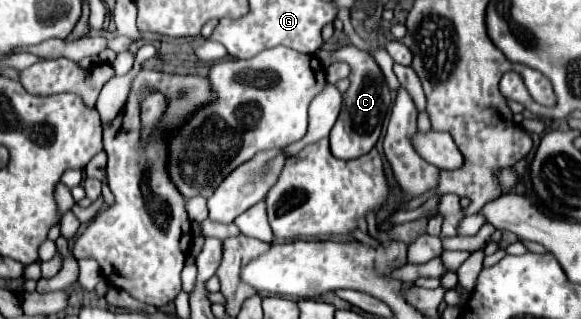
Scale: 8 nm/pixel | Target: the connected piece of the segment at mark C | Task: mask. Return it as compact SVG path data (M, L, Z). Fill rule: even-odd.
M345 45L339 51L335 51L333 55L335 59L343 59L349 63L351 67L351 75L349 75L349 89L343 93L343 107L339 113L337 123L331 129L331 153L339 159L353 159L353 157L361 157L365 153L369 153L379 135L381 135L381 125L383 125L383 117L387 113L387 107L393 103L387 81L379 69L379 65L375 63L375 59L357 49L355 45Z

